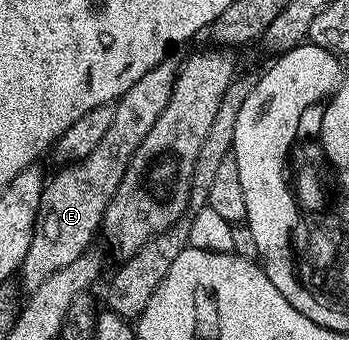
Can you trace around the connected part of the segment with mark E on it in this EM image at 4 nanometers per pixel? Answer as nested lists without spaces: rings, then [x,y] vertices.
[[[174,58],[162,60],[156,68],[149,70],[149,74],[145,74],[145,78],[141,78],[133,86],[129,86],[129,90],[124,96],[120,96],[115,104],[113,122],[109,122],[109,130],[105,130],[101,142],[97,142],[97,146],[79,163],[60,167],[58,169],[60,172],[52,180],[46,181],[31,234],[31,245],[24,256],[23,263],[17,269],[17,276],[23,279],[27,290],[34,290],[37,286],[41,286],[41,282],[45,282],[45,278],[49,278],[57,270],[69,266],[90,249],[87,247],[90,246],[91,239],[100,231],[105,210],[109,206],[113,194],[117,194],[117,186],[121,186],[121,178],[125,174],[127,163],[133,158],[137,146],[141,146],[145,134],[149,134],[149,130],[153,130],[153,122],[157,122],[157,118],[161,118],[161,110],[165,110],[171,97],[171,90],[175,85],[175,73],[179,71],[180,67],[178,59],[176,61]]]

